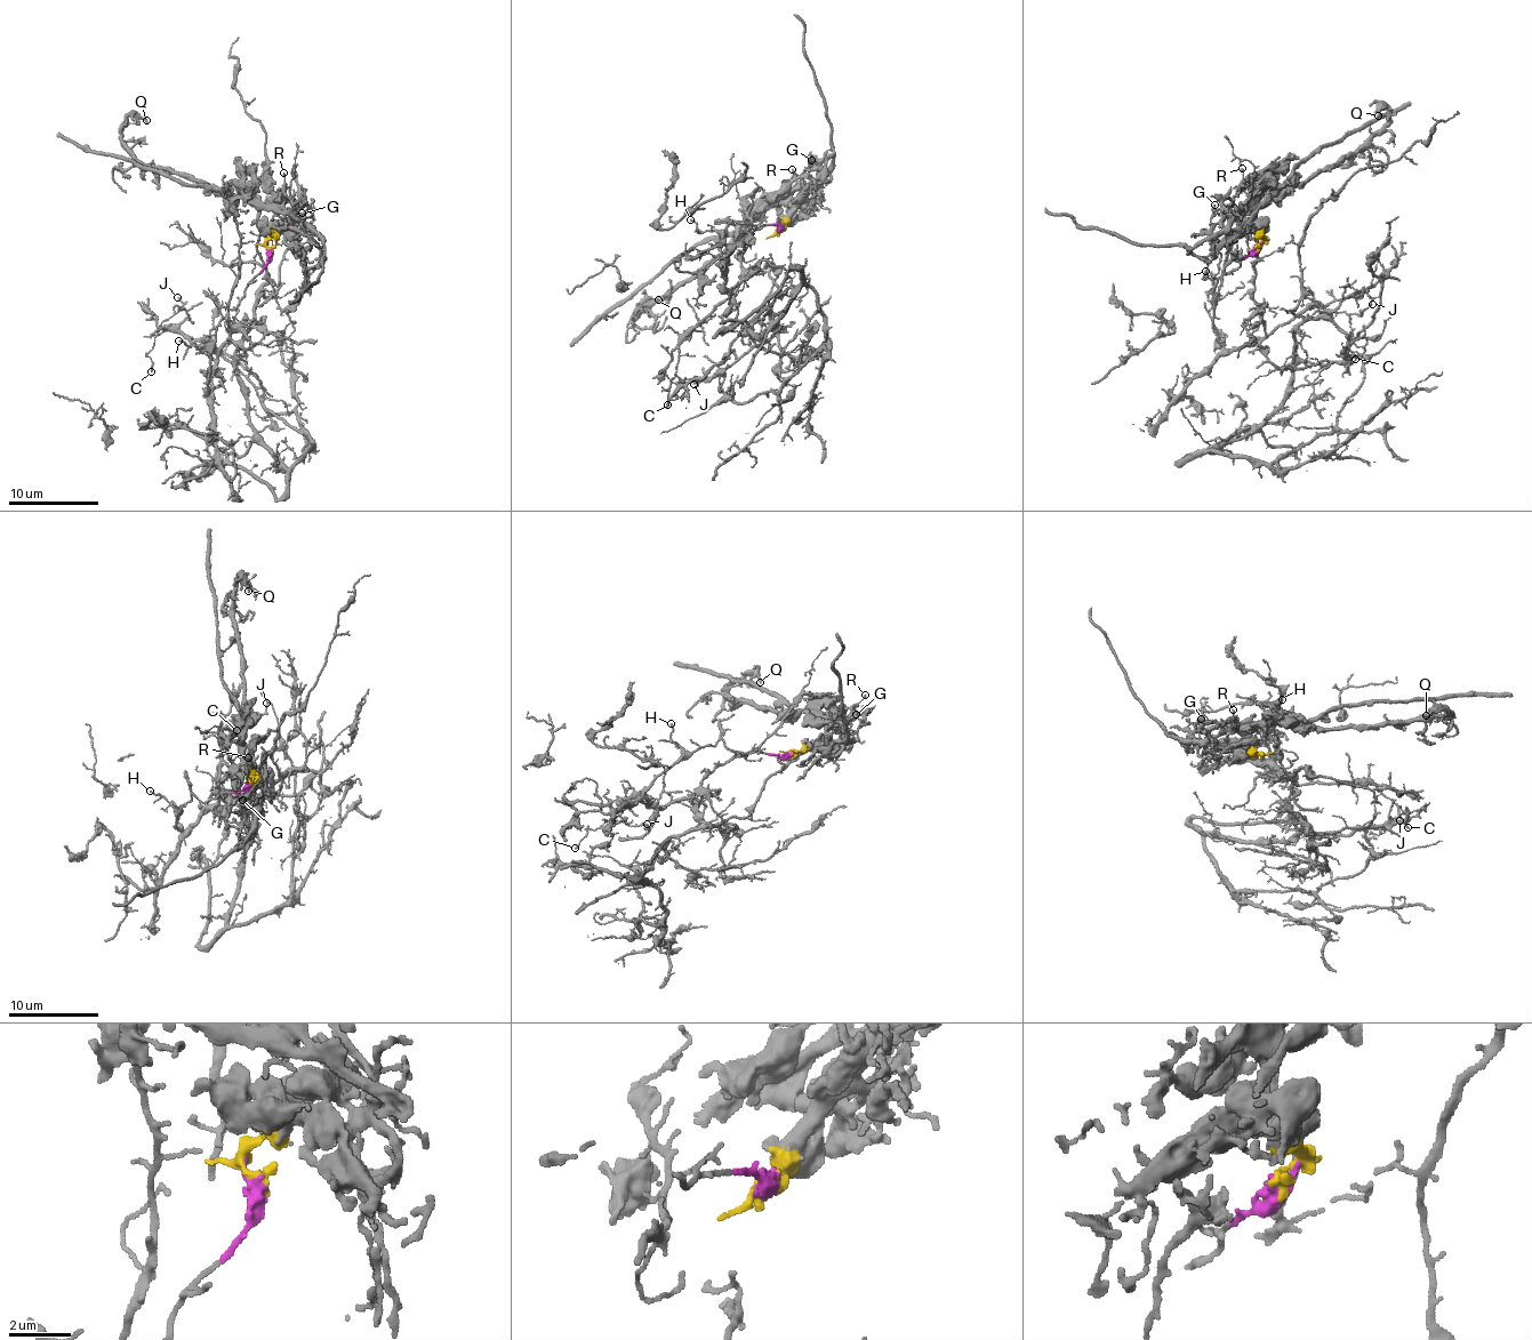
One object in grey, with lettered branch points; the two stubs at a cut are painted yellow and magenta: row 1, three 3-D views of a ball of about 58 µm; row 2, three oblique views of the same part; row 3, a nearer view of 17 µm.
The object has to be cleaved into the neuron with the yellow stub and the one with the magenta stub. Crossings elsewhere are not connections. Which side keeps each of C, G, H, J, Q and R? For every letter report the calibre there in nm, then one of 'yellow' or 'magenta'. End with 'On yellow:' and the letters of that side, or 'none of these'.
C: calibre 130 nm; magenta
G: calibre 170 nm; yellow
H: calibre 130 nm; magenta
J: calibre 100 nm; magenta
Q: calibre 160 nm; yellow
R: calibre 120 nm; yellow
On yellow: G, Q, R

